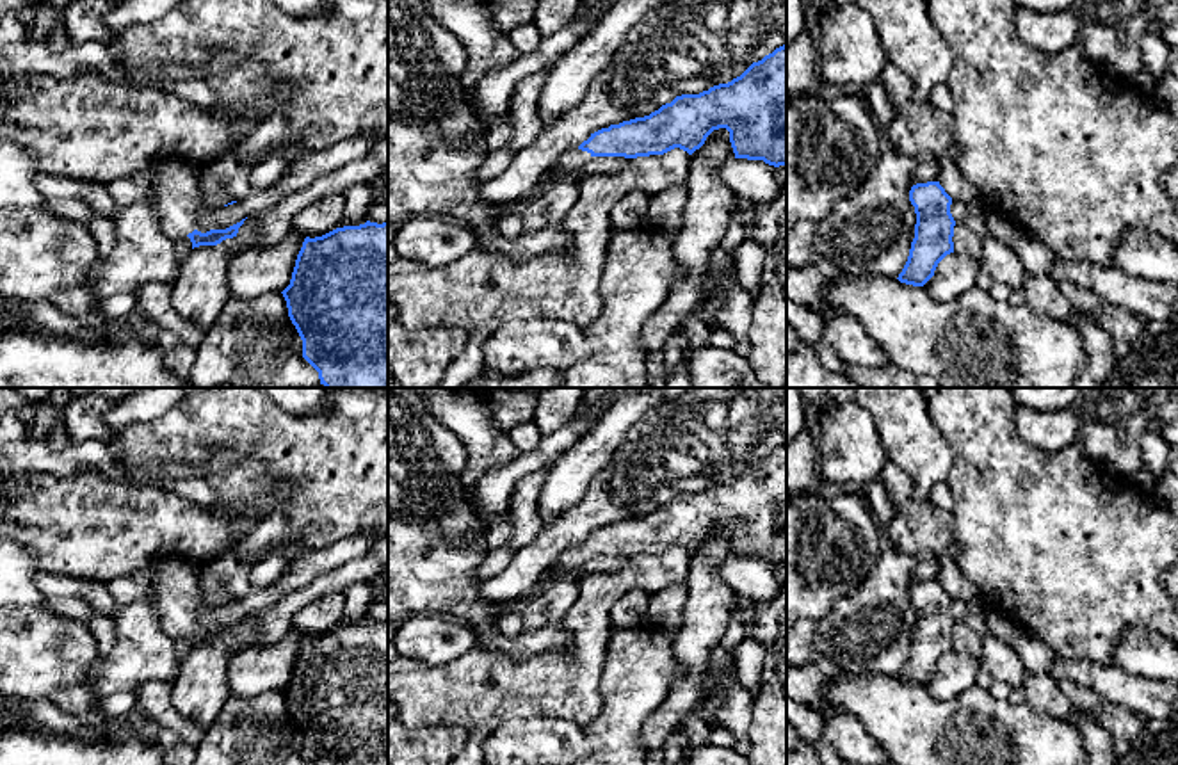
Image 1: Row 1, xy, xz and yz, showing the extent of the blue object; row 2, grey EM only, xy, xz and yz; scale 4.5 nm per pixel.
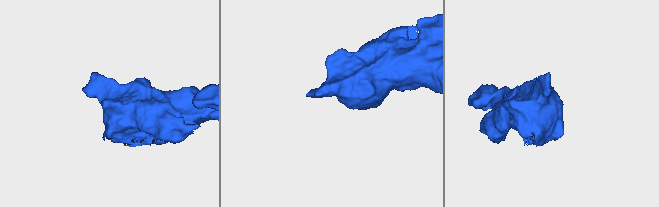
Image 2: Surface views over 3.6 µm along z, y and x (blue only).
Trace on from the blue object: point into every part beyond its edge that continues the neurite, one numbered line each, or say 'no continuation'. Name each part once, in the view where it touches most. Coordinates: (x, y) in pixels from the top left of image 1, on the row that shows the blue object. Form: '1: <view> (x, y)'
1: xz (572, 161)

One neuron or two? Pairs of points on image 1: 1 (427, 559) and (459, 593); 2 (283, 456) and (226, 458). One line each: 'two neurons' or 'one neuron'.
1: one neuron
2: two neurons

